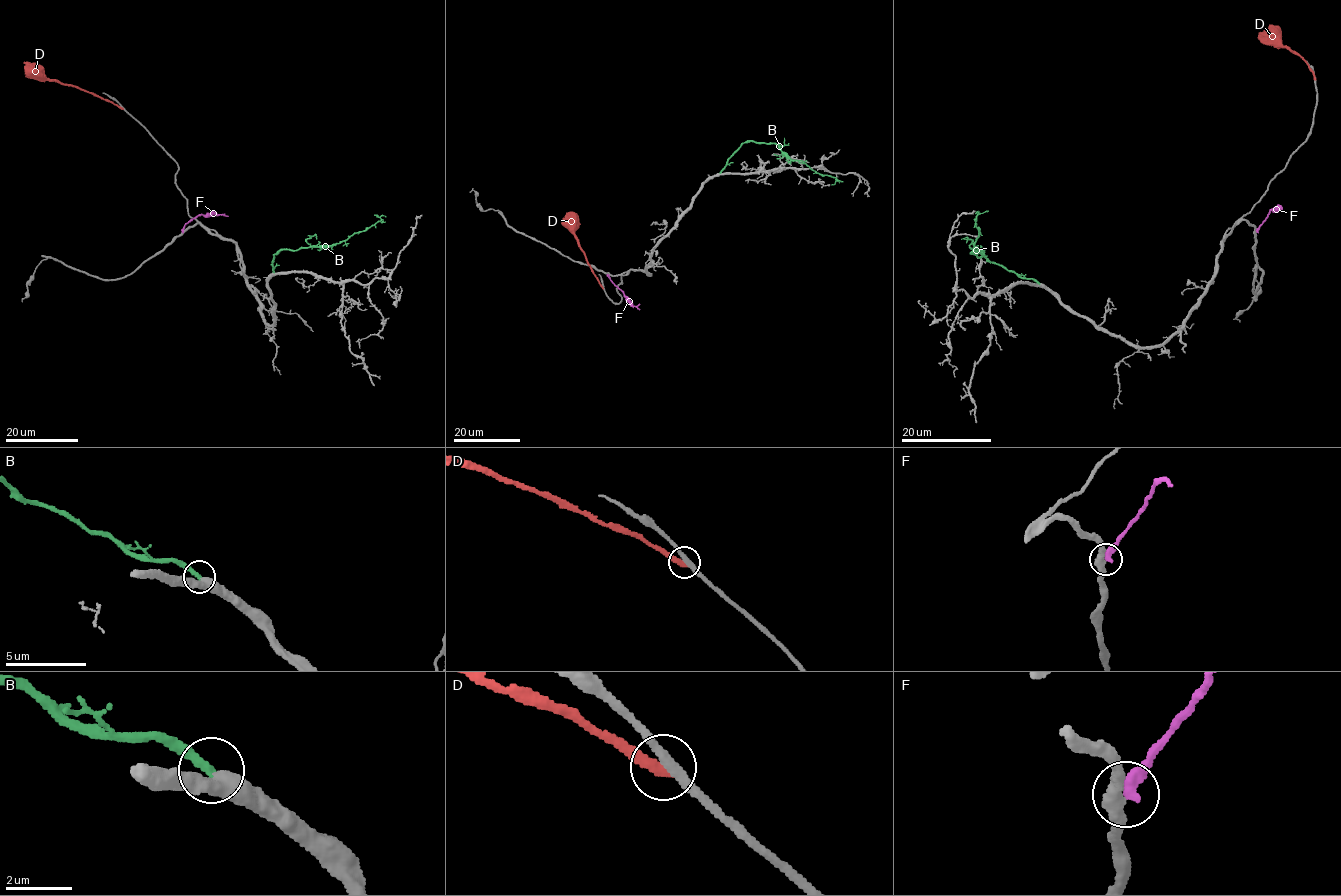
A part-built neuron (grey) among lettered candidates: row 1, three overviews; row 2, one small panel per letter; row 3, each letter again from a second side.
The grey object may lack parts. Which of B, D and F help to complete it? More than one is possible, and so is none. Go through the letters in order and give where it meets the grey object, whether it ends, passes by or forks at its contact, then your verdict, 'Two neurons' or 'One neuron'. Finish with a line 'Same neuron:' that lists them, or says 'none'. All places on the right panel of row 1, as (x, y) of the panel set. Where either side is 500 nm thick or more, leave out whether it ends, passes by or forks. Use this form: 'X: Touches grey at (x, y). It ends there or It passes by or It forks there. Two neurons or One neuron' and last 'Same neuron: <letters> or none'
B: Touches grey at (1039, 283). It ends there. One neuron
D: Touches grey at (1315, 79). It ends there. Two neurons
F: Touches grey at (1256, 231). It ends there. Two neurons
Same neuron: B

